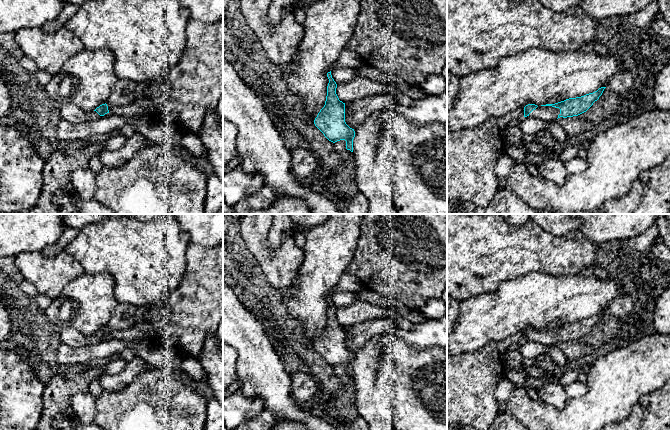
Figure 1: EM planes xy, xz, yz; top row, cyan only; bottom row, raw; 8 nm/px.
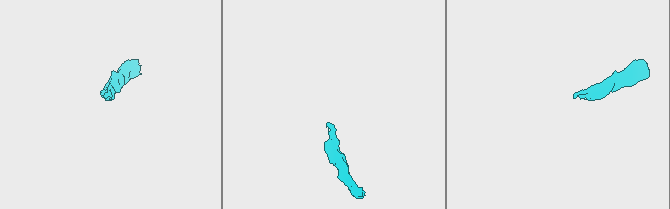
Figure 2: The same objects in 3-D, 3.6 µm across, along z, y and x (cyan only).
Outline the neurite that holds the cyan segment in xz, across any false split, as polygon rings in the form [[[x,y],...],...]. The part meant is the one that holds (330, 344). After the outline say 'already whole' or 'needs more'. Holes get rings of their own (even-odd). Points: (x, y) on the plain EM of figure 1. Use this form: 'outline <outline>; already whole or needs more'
outline [[[331,295],[327,297],[329,307],[324,331],[314,344],[315,350],[331,366],[346,365],[346,373],[353,376],[354,353],[345,346],[345,327],[336,318],[337,308],[332,302]]]; already whole

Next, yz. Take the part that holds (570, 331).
outline [[[606,311],[581,321],[569,322],[555,328],[537,330],[528,328],[524,331],[524,341],[530,340],[543,345],[556,345],[558,342],[578,340],[586,336],[599,323]]]; needs more

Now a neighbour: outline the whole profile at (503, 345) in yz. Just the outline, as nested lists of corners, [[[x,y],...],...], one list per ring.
[[[520,331],[511,337],[498,341],[497,349],[500,353],[500,355],[502,355],[505,351],[507,351],[509,349],[509,347],[511,345],[521,344],[523,341],[524,341],[524,331]]]

